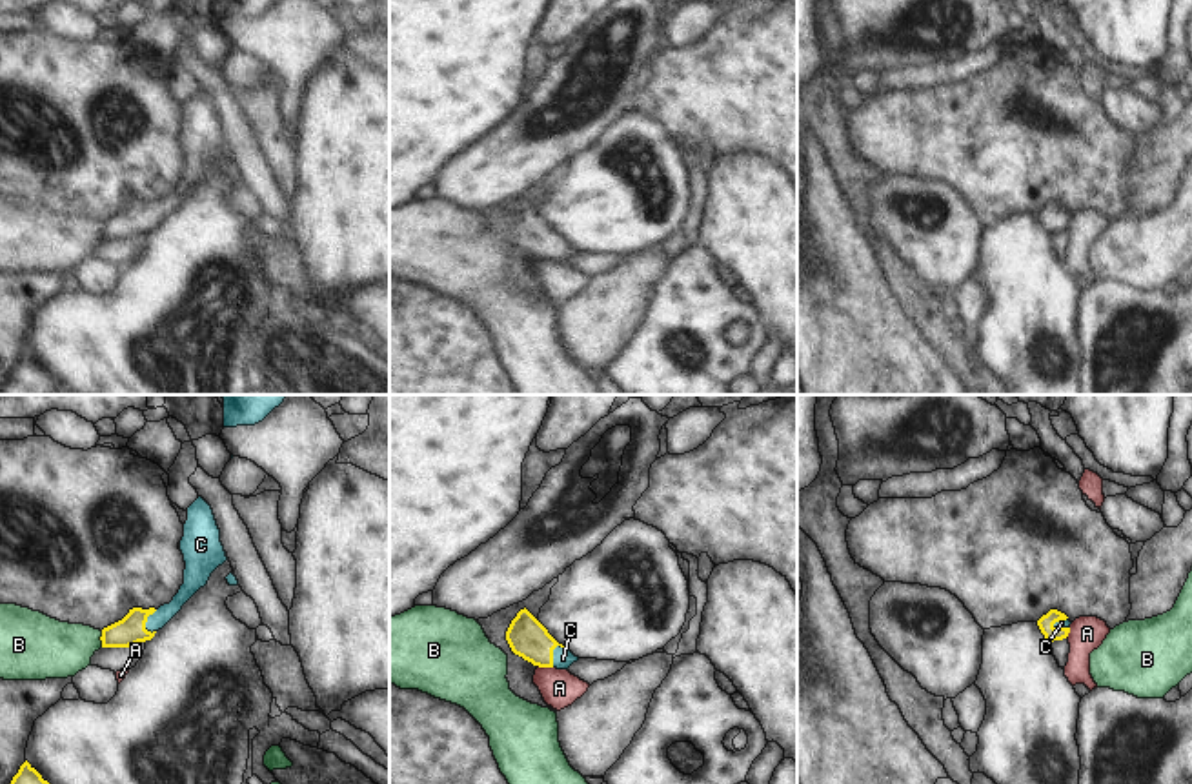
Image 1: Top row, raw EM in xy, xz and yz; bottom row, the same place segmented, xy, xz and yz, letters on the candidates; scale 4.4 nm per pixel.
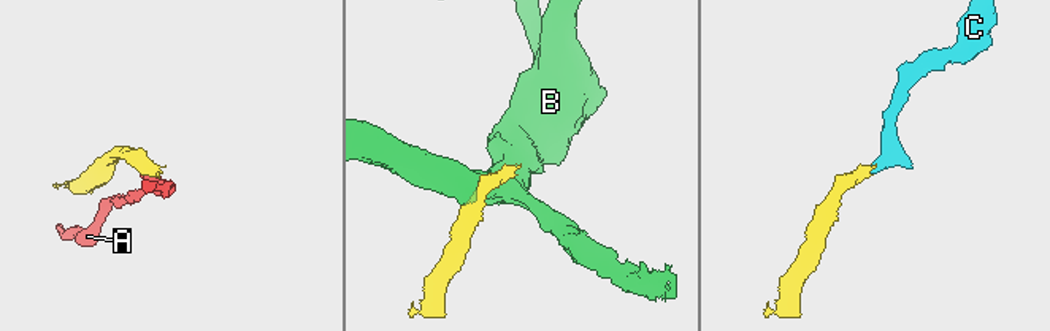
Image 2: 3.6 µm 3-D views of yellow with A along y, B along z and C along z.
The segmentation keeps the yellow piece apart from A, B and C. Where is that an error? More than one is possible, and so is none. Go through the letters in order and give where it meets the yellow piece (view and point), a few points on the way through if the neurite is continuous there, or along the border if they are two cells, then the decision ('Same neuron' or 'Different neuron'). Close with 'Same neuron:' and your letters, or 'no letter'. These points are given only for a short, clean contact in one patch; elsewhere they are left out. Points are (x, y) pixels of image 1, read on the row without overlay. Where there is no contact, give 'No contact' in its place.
A: Touches yellow at xz (545, 259). Boundary: xz (537, 257), (552, 261). Different neuron
B: Touches yellow at xy (101, 231). Different neuron
C: Touches yellow at xy (146, 213). Path across: xy (131, 222), (146, 213), (164, 206). Same neuron
Same neuron: C

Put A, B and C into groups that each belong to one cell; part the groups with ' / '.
A / B / C

